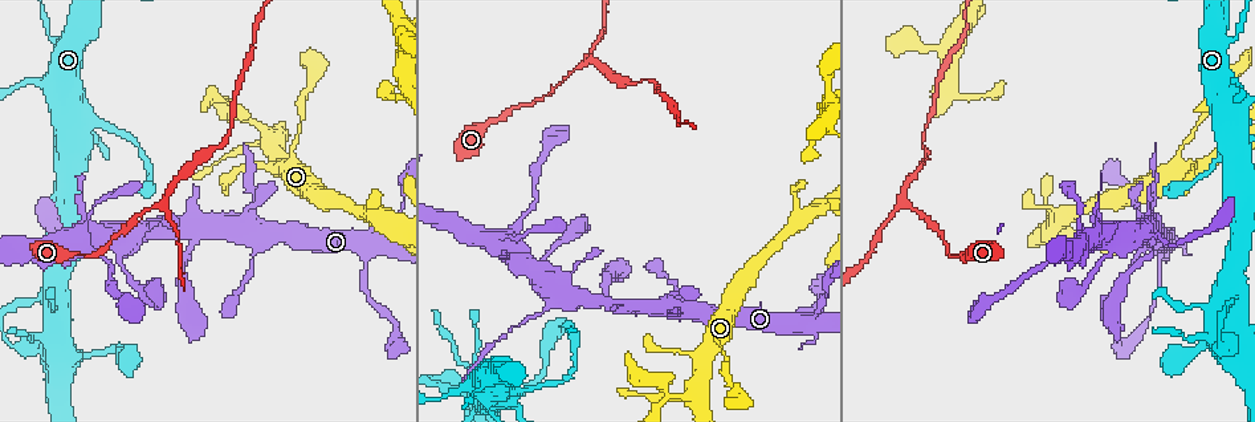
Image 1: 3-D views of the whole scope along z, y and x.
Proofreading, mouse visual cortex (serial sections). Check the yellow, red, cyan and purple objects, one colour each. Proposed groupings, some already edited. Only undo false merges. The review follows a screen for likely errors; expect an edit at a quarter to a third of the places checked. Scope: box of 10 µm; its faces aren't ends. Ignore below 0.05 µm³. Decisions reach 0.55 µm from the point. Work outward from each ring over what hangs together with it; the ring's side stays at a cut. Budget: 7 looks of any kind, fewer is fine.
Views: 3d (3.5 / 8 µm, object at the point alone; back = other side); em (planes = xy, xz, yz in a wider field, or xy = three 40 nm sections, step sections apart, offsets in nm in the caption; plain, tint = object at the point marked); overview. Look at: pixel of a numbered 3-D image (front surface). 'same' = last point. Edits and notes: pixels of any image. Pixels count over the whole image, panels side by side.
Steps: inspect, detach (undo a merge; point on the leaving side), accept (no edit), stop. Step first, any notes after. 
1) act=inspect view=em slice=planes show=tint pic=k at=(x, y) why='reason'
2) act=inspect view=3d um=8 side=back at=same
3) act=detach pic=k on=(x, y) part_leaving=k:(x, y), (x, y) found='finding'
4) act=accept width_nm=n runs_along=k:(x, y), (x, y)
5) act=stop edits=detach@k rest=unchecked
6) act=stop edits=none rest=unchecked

act=inspect view=em slice=planes show=tint pic=1 at=(40, 295) why='four arms meet'

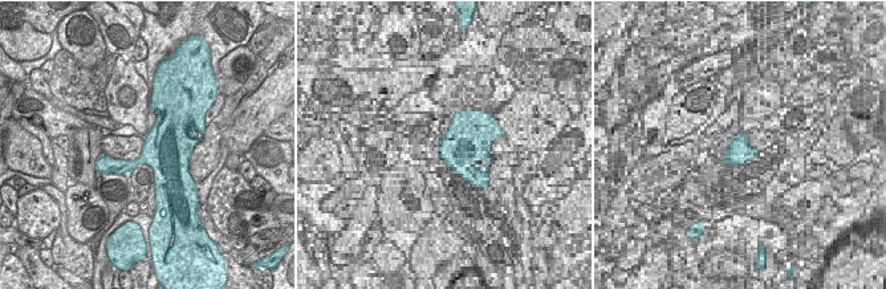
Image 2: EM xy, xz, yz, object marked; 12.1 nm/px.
act=inspect view=3d um=3.5 at=same

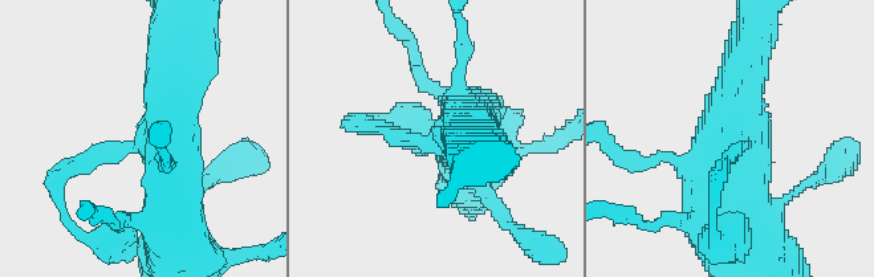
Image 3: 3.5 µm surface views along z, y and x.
act=accept width_nm=600 runs_along=3:(740, 80), (712, 162), (727, 247) found='one cell here'

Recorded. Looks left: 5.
act=inspect view=3d um=8 side=back pic=1 at=(507, 248) why='four arms meet'

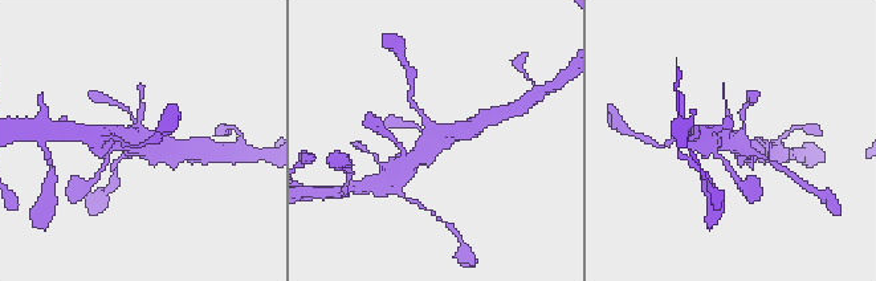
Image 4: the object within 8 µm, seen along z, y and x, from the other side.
act=inspect view=3d um=3.5 at=same why='closer look'

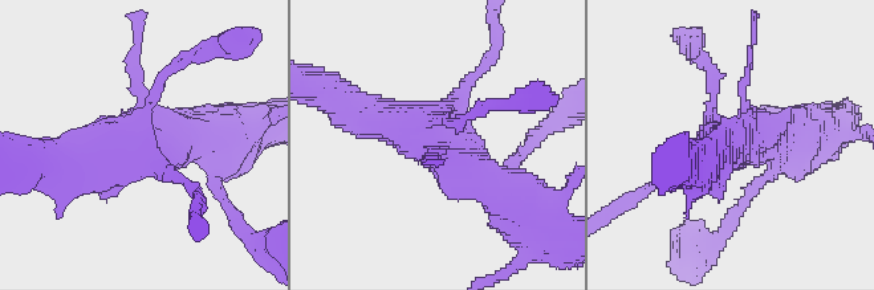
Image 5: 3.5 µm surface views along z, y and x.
act=inspect view=em slice=xy step=2 show=tint pic=5 at=(141, 149)

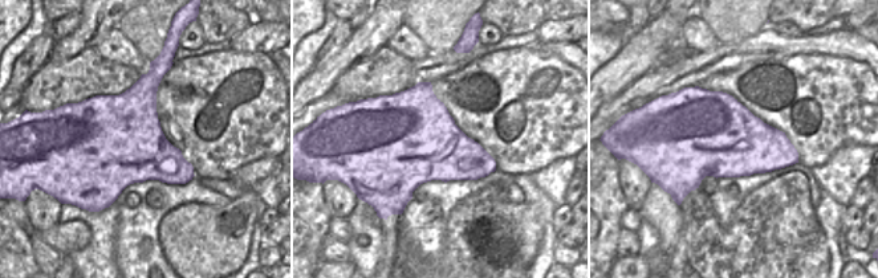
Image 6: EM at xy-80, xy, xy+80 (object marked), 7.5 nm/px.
act=accept width_nm=700 runs_along=5:(508, 197), (439, 141), (362, 113) found='all the same cell'

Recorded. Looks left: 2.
act=inspect view=em slice=xy step=1 show=tint pic=1 at=(906, 207) why='branch point'

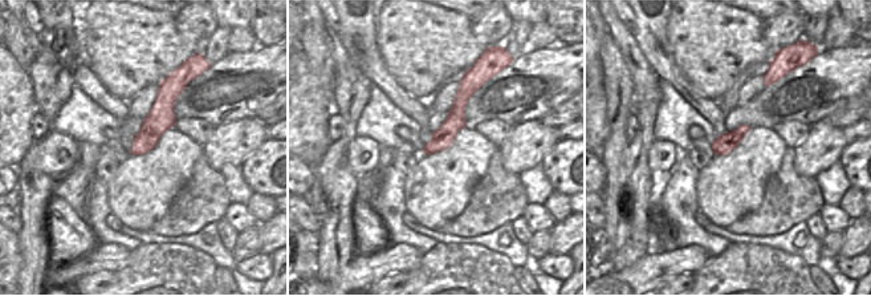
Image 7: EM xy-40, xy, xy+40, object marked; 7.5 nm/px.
act=inspect view=3d um=3.5 at=same why='wider look'

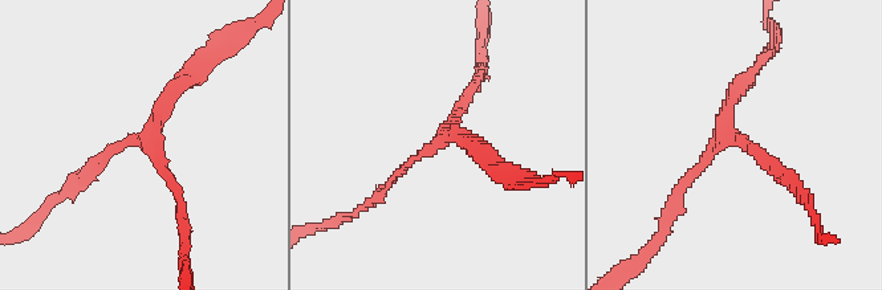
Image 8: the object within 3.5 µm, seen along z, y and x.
act=accept width_nm=160 runs_along=8:(84, 179), (141, 138), (190, 73) found='all the same cell'

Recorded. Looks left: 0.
act=stop edits=none rest=unchecked

